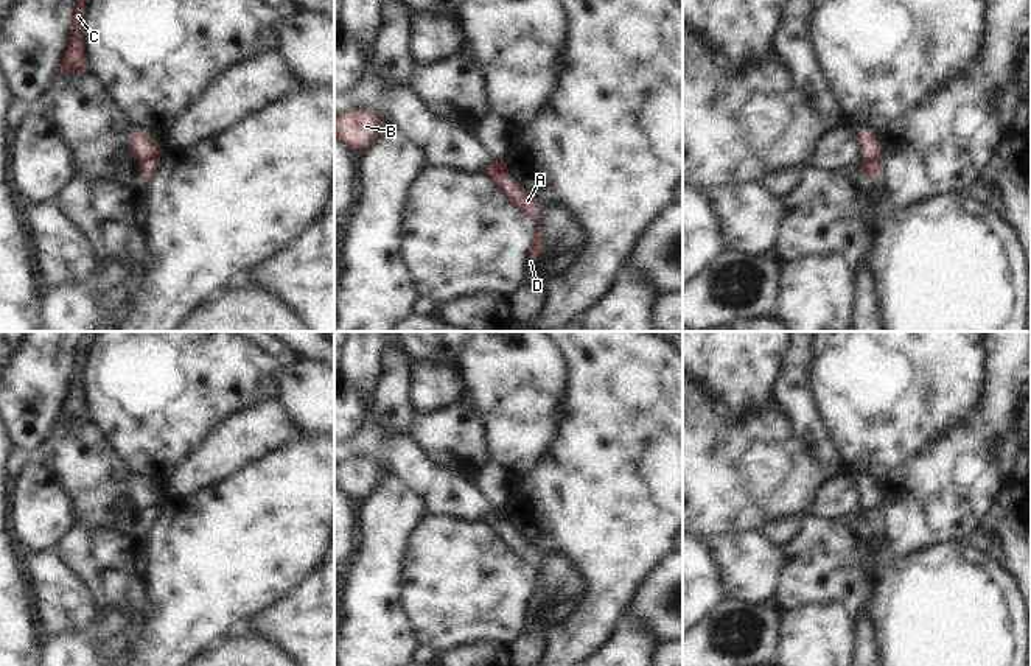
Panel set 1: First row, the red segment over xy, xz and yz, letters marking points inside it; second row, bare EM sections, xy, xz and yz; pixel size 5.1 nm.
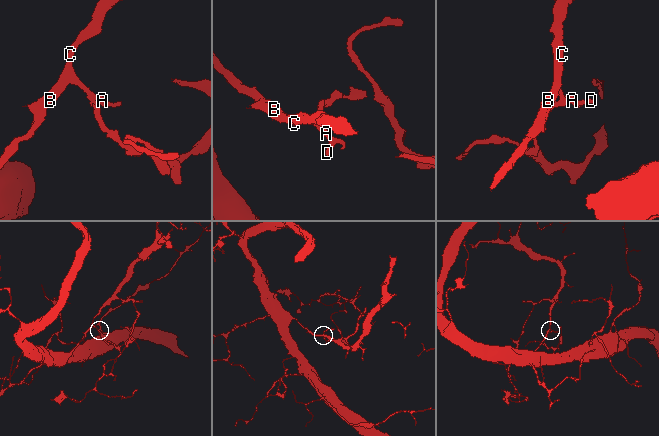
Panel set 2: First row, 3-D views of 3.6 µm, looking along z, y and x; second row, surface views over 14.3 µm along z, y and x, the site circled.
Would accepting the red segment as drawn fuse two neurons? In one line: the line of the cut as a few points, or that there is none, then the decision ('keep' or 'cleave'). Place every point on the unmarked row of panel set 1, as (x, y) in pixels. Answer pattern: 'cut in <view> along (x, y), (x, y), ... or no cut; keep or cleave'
cut in xy along (157, 500), (140, 509); cleave

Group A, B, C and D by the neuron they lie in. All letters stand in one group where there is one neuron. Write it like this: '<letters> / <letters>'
A D / B C

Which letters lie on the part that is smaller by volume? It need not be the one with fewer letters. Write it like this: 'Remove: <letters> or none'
Remove: A, D.

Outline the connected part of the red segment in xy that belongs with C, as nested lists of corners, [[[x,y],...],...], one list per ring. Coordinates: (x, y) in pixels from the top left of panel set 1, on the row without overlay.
[[[87,331],[78,347],[76,347],[76,359],[75,367],[70,375],[70,387],[68,397],[64,401],[62,411],[54,422],[53,428],[61,423],[70,423],[73,420],[86,420],[87,419],[87,406],[84,400],[84,383],[82,383],[82,363],[89,345],[93,342],[98,331]]]

